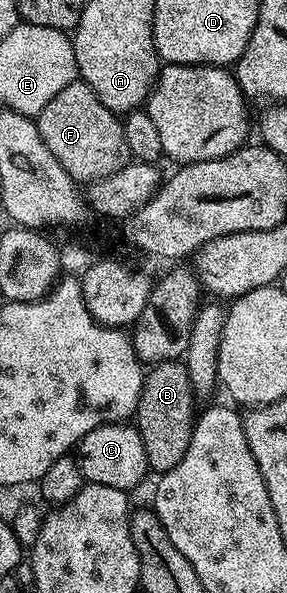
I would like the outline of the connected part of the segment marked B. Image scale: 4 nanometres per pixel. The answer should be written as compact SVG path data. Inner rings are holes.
M181 361L159 362L149 367L142 379L142 391L136 411L136 425L140 440L144 440L146 465L151 471L165 472L176 468L188 452L196 421L196 395L192 380Z

